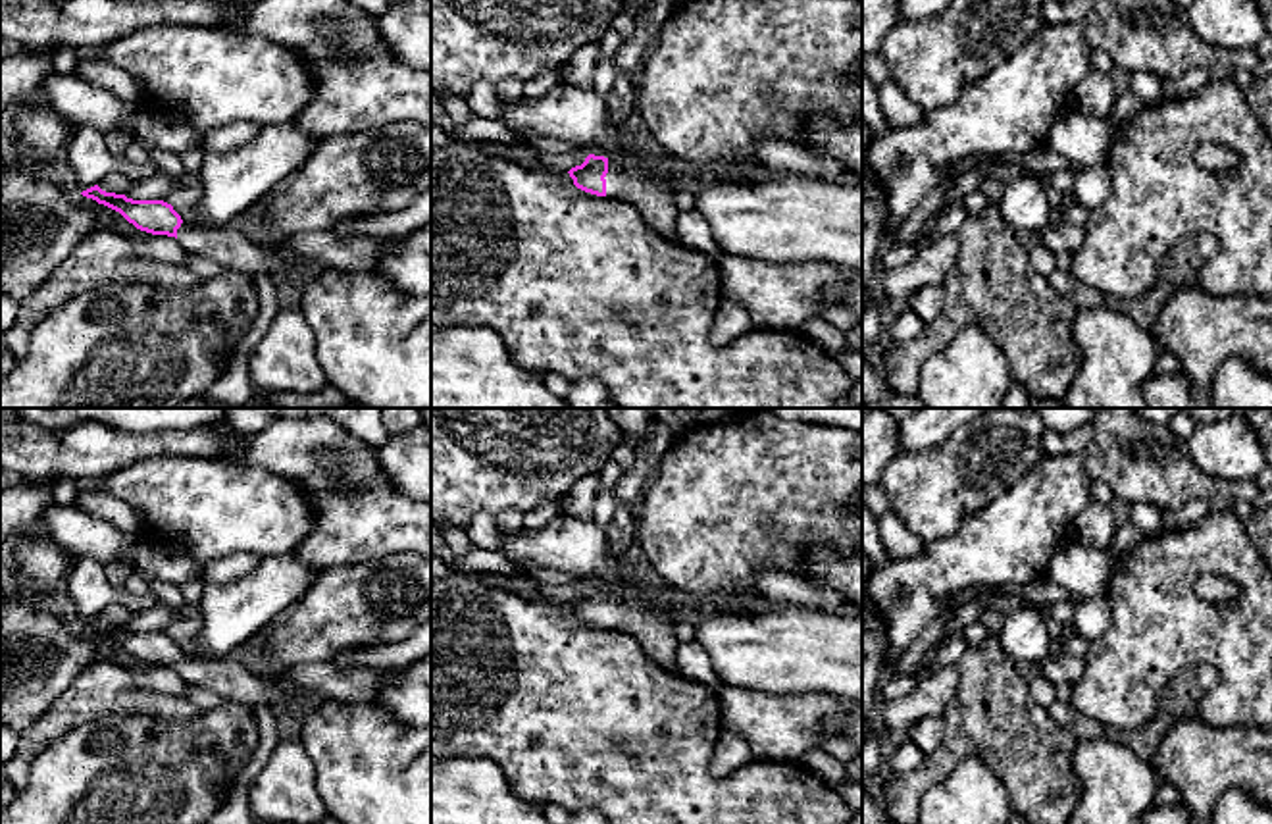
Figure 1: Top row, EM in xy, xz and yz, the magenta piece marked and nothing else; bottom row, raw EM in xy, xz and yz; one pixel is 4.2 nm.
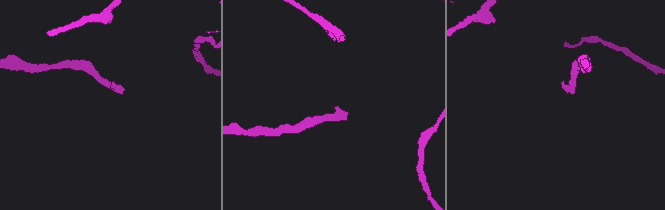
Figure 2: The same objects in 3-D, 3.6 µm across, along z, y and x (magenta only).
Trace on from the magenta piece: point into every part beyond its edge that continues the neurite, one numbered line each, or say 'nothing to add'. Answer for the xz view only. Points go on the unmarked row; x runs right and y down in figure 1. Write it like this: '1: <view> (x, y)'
1: xz (647, 615)

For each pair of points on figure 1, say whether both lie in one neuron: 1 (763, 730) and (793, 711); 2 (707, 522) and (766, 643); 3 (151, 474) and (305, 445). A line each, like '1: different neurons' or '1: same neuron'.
1: same neuron
2: different neurons
3: different neurons

